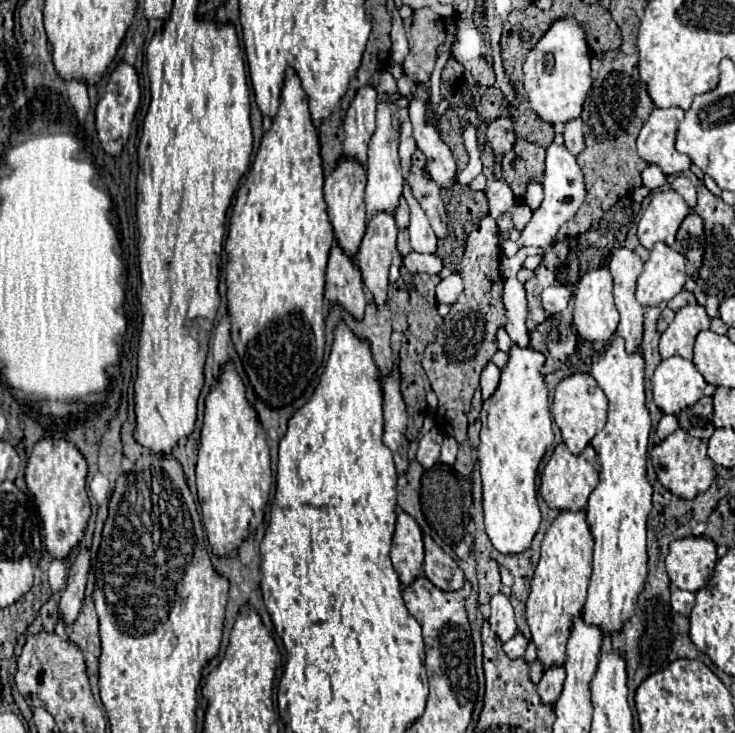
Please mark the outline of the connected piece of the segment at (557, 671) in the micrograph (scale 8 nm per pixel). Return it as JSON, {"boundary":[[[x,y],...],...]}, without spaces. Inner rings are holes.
{"boundary":[[[562,665],[544,669],[544,675],[538,683],[538,693],[544,703],[554,703],[558,699],[562,685],[564,685],[564,679],[566,679],[566,671]]]}

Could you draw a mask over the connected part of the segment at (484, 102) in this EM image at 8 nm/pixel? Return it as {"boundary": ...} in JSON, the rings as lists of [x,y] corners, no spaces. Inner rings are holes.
{"boundary":[[[488,87],[488,89],[484,89],[476,111],[484,121],[494,121],[506,111],[506,105],[508,103],[504,99],[504,93],[498,87]]]}

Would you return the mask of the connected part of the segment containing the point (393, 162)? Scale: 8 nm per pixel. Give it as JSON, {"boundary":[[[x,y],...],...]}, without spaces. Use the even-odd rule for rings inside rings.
{"boundary":[[[378,99],[376,113],[376,133],[372,135],[368,149],[368,185],[366,185],[366,215],[372,219],[378,211],[390,211],[394,215],[398,201],[402,197],[402,169],[398,159],[398,139],[400,139],[400,123],[398,123],[398,107],[394,103],[382,103]]]}

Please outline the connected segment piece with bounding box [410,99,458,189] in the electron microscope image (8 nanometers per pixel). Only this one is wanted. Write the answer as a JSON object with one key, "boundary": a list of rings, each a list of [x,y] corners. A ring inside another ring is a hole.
{"boundary":[[[418,99],[410,101],[410,121],[414,127],[416,147],[426,155],[430,177],[436,181],[438,187],[450,189],[458,179],[456,163],[450,149],[438,135],[438,125],[426,121],[426,103]]]}

